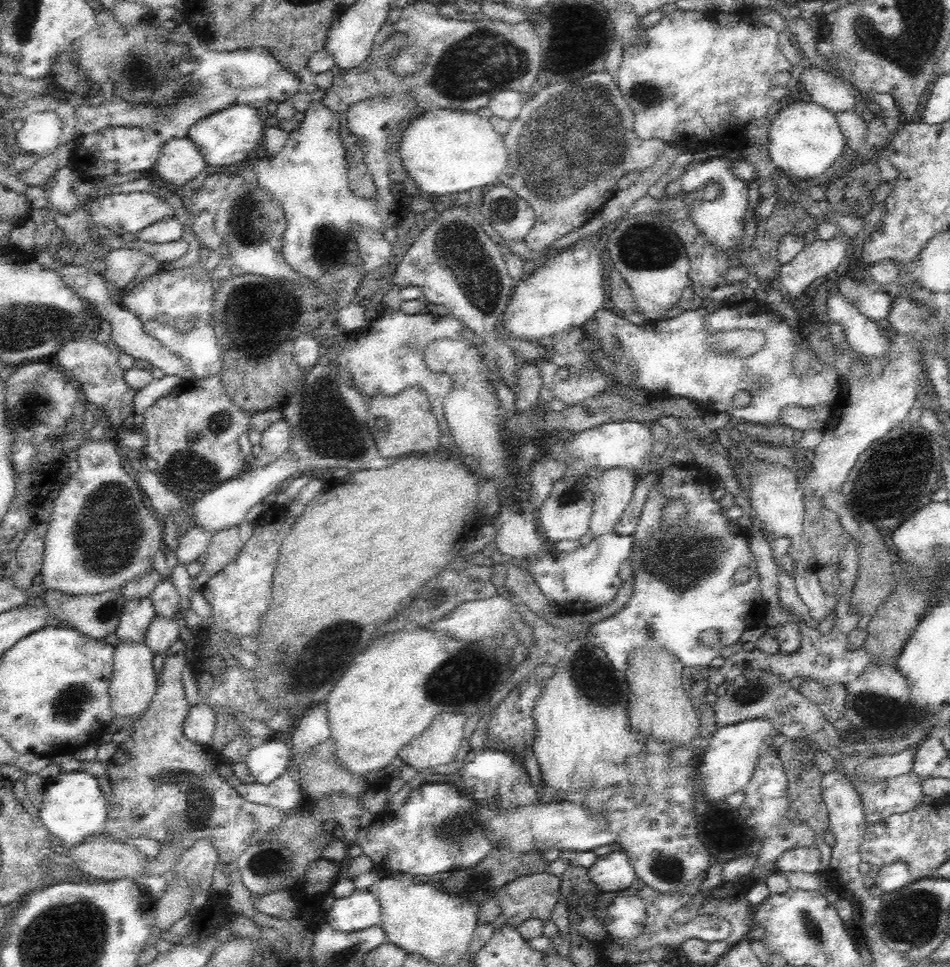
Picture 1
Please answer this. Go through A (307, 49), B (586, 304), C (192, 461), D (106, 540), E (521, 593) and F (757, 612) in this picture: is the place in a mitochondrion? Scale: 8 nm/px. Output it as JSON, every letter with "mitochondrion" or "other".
{"A":"other","B":"other","C":"mitochondrion","D":"mitochondrion","E":"other","F":"other"}

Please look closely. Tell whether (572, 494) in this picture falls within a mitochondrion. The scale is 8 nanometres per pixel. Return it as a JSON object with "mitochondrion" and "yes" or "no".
{"mitochondrion":"yes"}

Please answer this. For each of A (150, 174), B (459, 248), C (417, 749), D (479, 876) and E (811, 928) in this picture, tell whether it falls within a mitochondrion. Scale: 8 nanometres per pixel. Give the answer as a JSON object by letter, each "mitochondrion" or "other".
{"A":"other","B":"mitochondrion","C":"other","D":"mitochondrion","E":"mitochondrion"}

